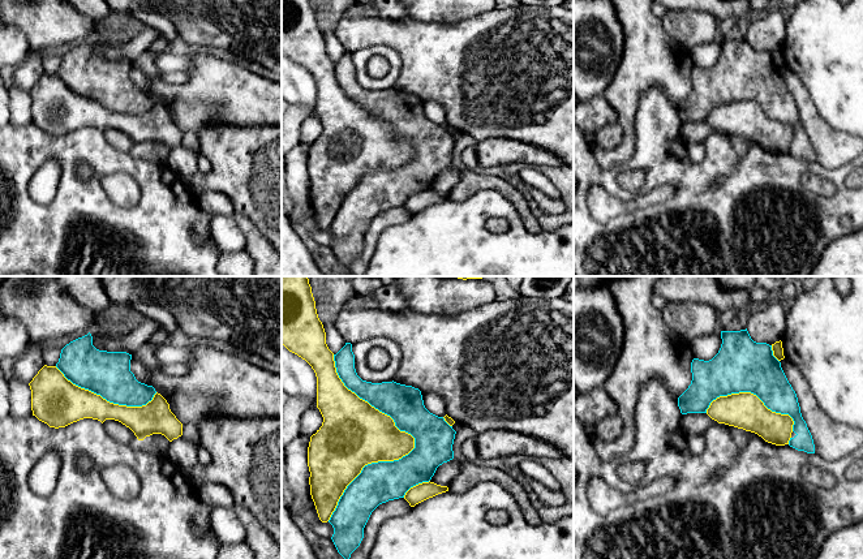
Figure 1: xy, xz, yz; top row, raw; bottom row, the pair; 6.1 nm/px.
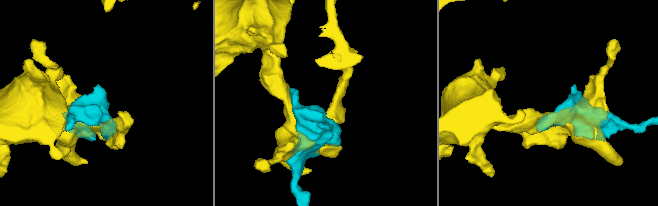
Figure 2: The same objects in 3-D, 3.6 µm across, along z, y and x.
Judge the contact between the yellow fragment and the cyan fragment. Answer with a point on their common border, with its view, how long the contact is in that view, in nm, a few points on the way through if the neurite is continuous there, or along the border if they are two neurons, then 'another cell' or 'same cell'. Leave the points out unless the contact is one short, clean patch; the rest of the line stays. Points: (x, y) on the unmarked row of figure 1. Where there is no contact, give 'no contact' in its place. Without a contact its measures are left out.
meets yellow in xz at (413, 151); contact 1000 nm long; another cell

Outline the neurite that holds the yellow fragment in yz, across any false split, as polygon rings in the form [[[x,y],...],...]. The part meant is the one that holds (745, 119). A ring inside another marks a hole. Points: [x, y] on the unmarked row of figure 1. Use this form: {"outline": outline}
{"outline": [[[751,100],[720,104],[710,111],[707,122],[718,132],[755,141],[776,154],[789,152],[794,133],[789,122],[772,120]]]}

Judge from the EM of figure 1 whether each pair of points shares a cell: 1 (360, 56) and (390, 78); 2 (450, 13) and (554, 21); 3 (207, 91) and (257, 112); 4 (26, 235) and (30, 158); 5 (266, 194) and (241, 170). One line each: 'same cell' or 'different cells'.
1: same cell
2: different cells
3: same cell
4: same cell
5: same cell

